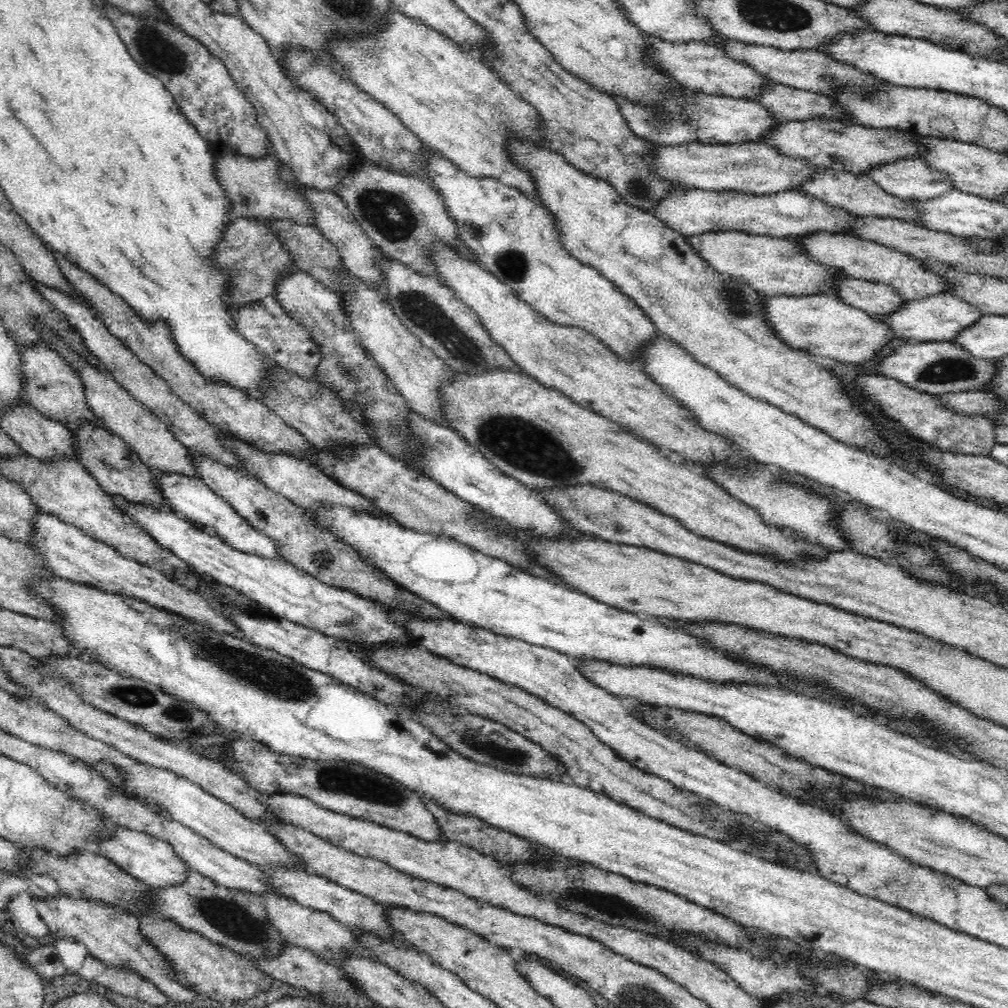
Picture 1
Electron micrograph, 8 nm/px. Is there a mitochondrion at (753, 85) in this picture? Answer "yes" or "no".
no

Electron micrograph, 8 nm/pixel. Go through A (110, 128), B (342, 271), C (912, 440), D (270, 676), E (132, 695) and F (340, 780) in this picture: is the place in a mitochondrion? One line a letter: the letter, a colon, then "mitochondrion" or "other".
A: other
B: other
C: other
D: mitochondrion
E: mitochondrion
F: mitochondrion

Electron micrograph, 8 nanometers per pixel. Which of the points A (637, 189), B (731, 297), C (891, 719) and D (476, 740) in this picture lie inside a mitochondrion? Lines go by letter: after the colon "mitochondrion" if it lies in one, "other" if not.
A: mitochondrion
B: mitochondrion
C: other
D: mitochondrion

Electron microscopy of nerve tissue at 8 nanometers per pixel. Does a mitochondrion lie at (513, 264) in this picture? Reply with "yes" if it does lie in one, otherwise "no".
yes

